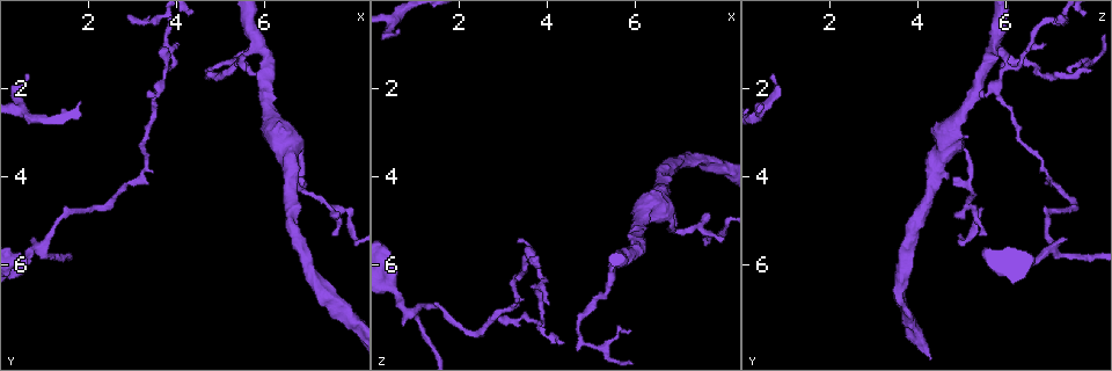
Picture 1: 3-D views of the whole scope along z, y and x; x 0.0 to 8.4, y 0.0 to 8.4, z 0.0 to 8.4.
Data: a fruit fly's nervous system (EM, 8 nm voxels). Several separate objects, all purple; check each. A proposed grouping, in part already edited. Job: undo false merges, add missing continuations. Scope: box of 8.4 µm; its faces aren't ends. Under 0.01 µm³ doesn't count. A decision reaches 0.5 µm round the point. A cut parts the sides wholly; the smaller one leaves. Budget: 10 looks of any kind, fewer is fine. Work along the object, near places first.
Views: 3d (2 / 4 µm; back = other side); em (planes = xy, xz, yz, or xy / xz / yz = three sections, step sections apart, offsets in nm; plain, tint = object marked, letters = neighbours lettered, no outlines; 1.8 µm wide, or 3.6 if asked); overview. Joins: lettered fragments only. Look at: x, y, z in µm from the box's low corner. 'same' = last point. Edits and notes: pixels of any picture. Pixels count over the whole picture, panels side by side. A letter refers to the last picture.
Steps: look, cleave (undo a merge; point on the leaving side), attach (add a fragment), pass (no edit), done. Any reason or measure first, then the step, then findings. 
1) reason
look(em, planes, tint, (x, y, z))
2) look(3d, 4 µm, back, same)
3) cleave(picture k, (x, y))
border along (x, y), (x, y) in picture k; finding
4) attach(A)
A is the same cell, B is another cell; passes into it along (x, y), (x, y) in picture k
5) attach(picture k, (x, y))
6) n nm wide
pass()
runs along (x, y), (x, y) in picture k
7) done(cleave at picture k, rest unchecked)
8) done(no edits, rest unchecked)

sudden change in width
look(em, planes, plain, (6.80, 3.85, 5.30))

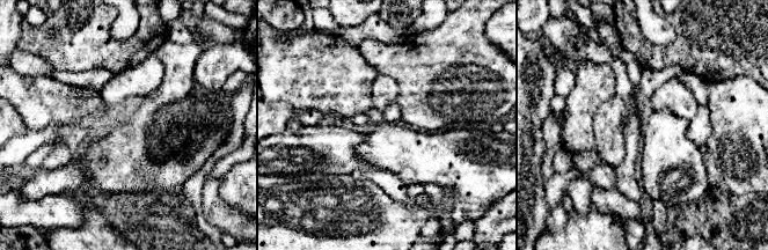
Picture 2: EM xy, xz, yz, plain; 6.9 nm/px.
what lies round it
look(em, planes, letters, same)

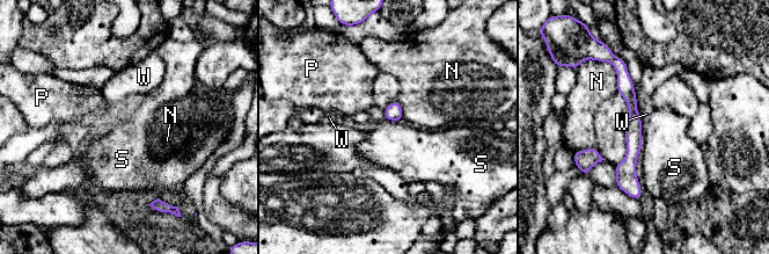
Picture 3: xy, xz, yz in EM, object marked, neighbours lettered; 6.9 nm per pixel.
N touches over 260 nm
pass()
N, P, S and W are other cells; runs along (621, 63), (632, 107), (629, 183), (635, 195) in picture 3; all the same neuron

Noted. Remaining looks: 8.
thin neck
look(em, planes, tint, (6.00, 1.15, 5.75))

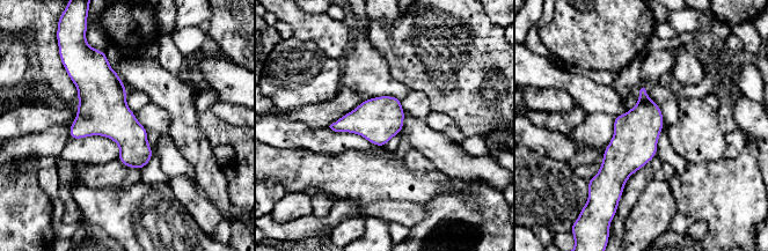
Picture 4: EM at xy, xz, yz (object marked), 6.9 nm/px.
what lies round it
look(em, planes, letters, same)

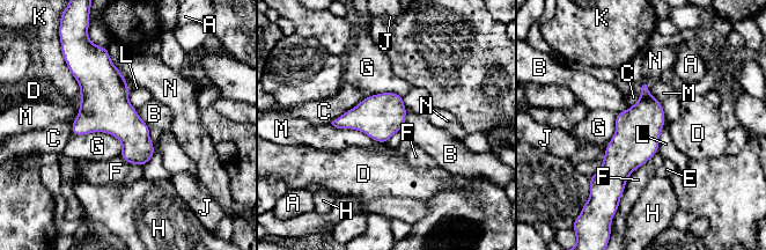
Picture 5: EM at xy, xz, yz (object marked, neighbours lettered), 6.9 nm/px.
300 nm wide; F touches over 440 nm
pass()
A, B, C, D, E, F, G, H, J, K, L, M and N are other cells; all the same neuron

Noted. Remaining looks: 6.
look(em, xy, step 16, letters, (3.80, 1.10, 5.80))

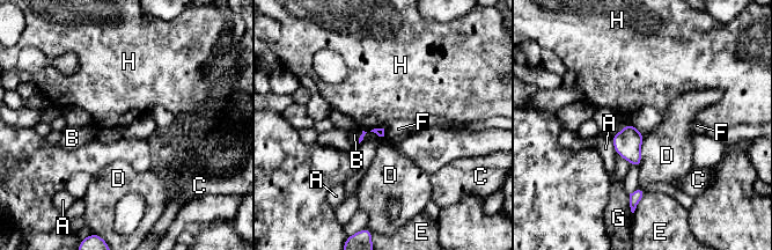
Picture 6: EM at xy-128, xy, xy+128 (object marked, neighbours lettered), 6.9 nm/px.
cut it another way
look(em, planes, letters, same)

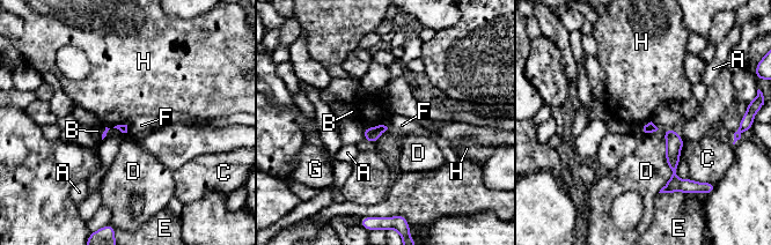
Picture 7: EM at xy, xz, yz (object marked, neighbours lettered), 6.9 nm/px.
pass()
A, B, C, D, E, F, G and H are other cells; no lettered fragment goes on from it

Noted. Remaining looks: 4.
free end
look(3d, 2 µm, (0.70, 1.75, 0.70))

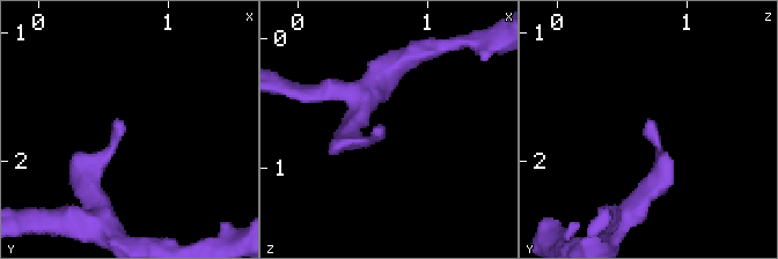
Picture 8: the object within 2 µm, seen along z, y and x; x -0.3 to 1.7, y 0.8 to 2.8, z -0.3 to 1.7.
need the tissue
look(em, yz, step 4, letters, (0.66, 1.72, 0.70))

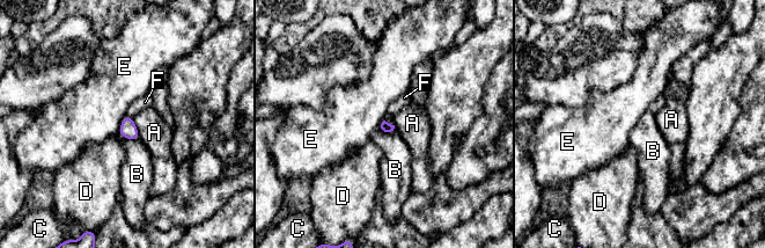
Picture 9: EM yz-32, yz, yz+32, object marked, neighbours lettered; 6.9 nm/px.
pass()
A, B, C, D, E and F are other cells; no lettered fragment goes on from it

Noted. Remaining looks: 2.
done(no edits, rest unchecked)

